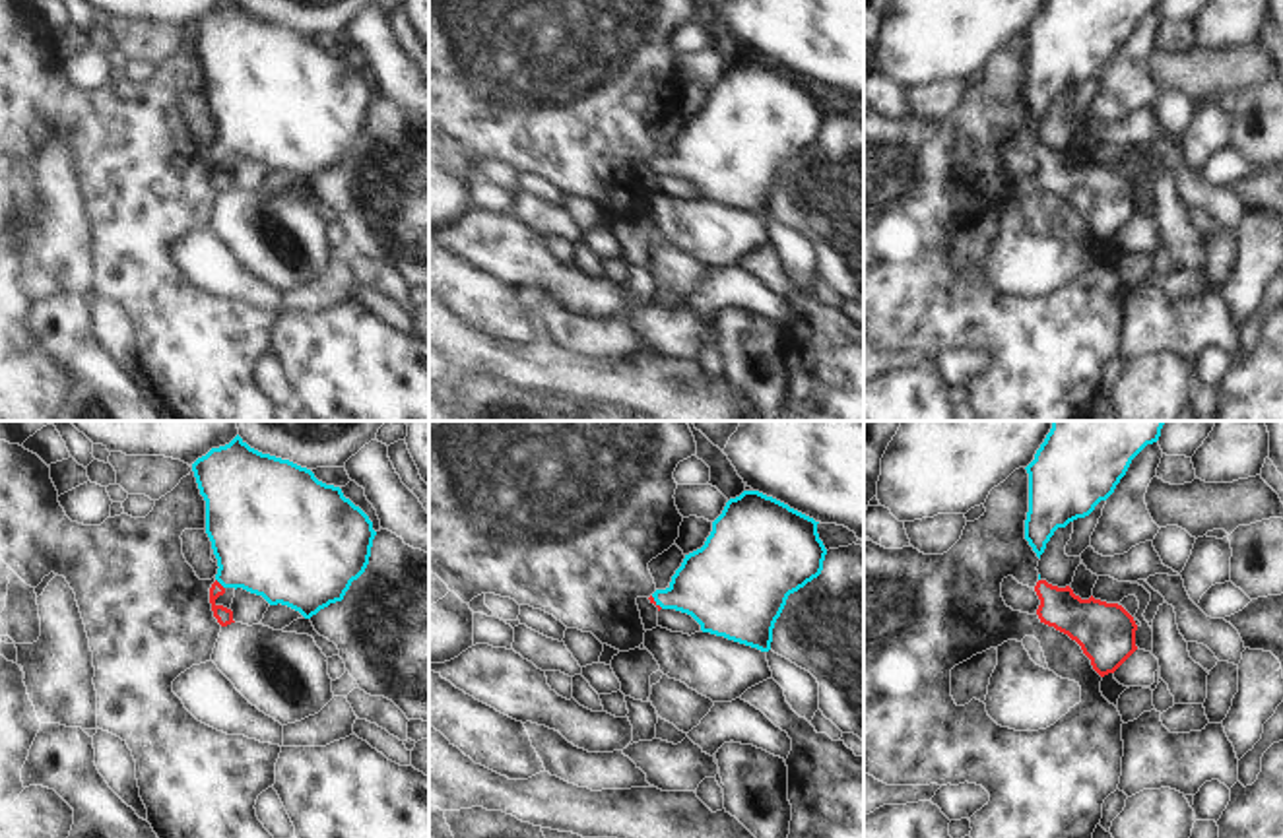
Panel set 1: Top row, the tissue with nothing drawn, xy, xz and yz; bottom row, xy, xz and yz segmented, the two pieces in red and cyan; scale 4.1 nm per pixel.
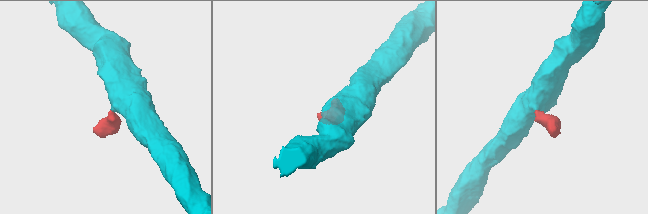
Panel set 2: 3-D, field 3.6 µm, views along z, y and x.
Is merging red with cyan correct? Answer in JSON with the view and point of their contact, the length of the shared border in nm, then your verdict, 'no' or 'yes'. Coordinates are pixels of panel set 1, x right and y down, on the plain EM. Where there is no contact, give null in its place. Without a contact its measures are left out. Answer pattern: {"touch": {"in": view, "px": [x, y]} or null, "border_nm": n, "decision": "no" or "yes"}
{"touch": {"in": "xy", "px": [220, 150]}, "border_nm": 60, "decision": "yes"}

